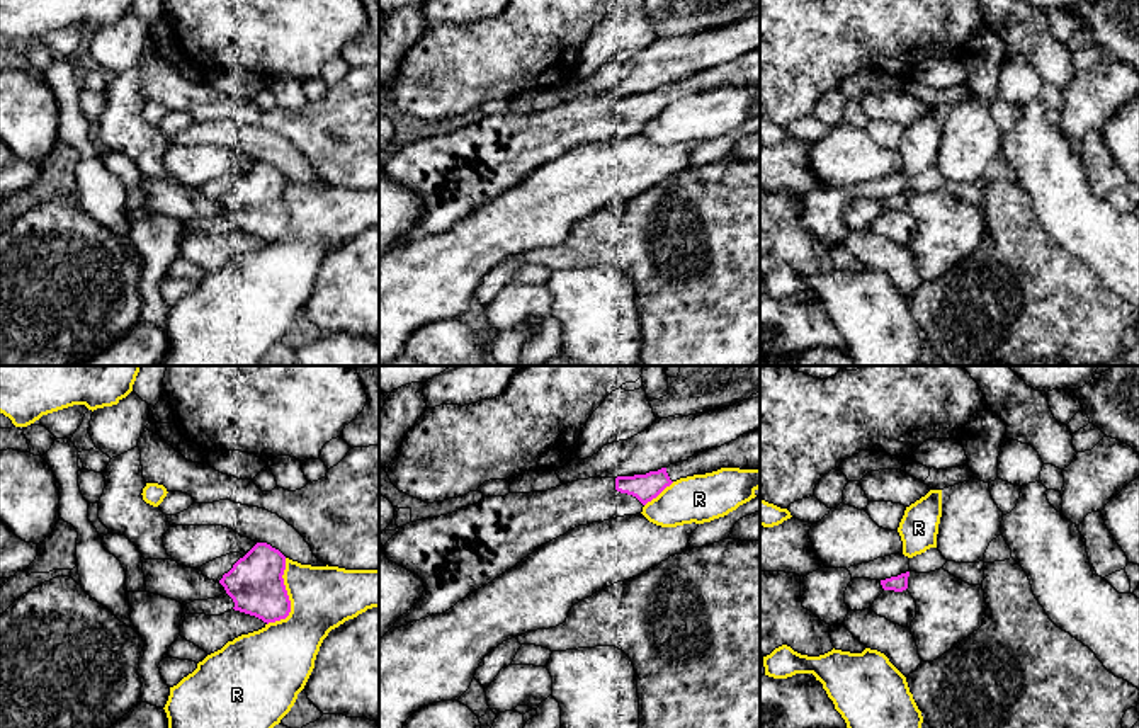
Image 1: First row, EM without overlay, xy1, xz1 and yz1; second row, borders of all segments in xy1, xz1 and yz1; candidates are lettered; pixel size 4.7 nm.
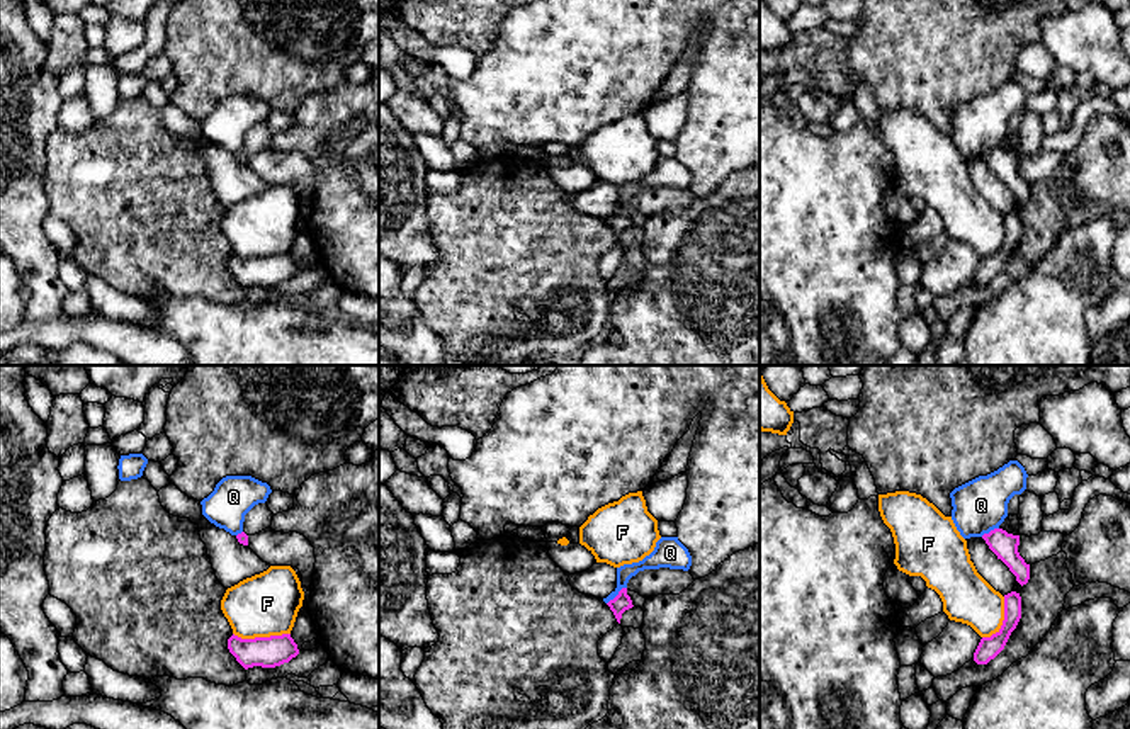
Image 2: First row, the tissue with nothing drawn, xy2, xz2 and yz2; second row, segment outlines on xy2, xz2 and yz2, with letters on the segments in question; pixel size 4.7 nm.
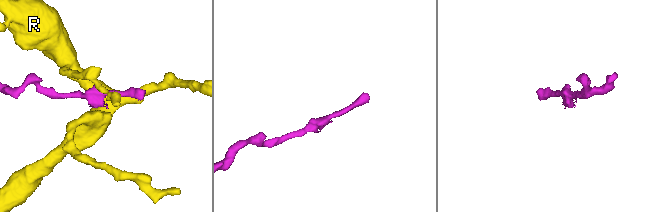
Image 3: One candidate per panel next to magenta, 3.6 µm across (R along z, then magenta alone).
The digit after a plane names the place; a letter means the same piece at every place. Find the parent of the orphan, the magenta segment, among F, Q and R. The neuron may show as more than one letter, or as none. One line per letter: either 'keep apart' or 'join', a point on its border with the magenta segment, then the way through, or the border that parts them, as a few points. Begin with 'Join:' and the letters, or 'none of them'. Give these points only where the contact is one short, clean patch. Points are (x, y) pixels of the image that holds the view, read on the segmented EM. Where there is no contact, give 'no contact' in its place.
Join: none of them
F: keep apart; meets magenta in xy2 at (262, 638); border along xy2 (233, 632), (242, 638), (289, 634)
Q: keep apart; meets magenta in xz2 at (617, 595); border along xz2 (626, 587), (607, 604)
R: keep apart; meets magenta in xy1 at (288, 597); border along xy1 (286, 558), (283, 584), (289, 601), (289, 613), (267, 625)

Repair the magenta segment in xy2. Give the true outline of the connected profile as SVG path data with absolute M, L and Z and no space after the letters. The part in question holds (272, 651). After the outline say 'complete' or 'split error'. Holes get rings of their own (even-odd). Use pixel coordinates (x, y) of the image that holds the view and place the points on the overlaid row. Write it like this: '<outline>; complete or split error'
M233 634L228 639L228 649L245 670L253 666L275 668L299 654L291 634L255 639L241 639Z; complete

